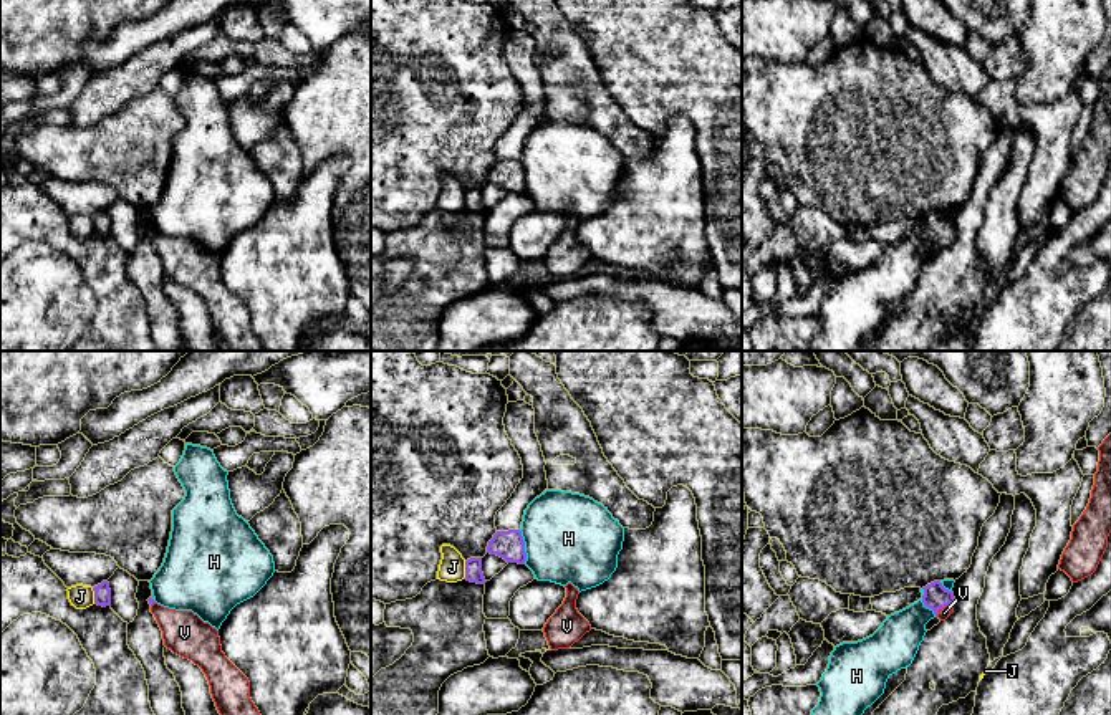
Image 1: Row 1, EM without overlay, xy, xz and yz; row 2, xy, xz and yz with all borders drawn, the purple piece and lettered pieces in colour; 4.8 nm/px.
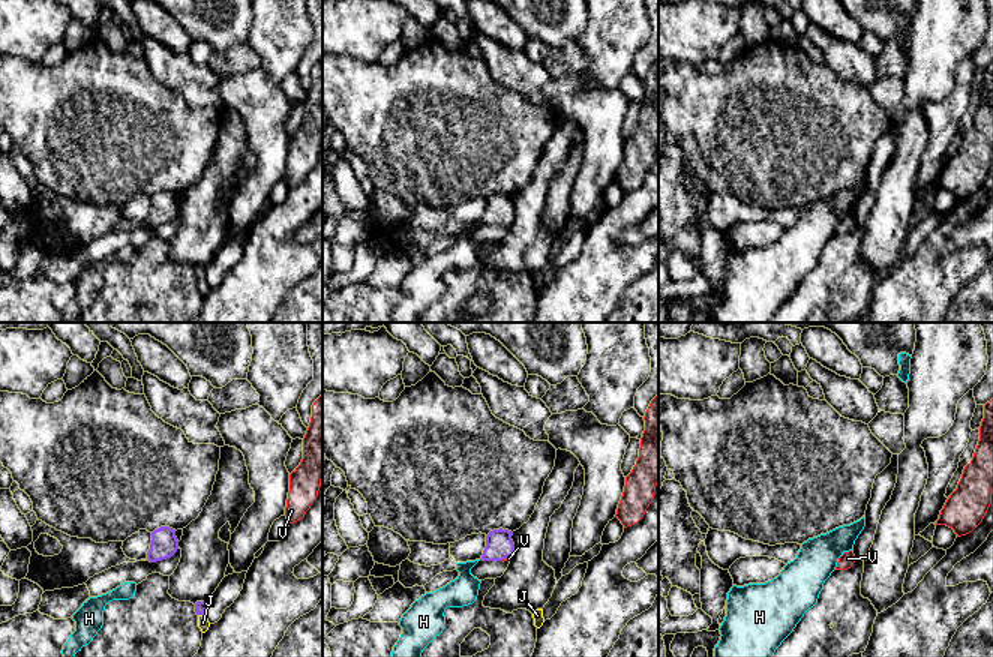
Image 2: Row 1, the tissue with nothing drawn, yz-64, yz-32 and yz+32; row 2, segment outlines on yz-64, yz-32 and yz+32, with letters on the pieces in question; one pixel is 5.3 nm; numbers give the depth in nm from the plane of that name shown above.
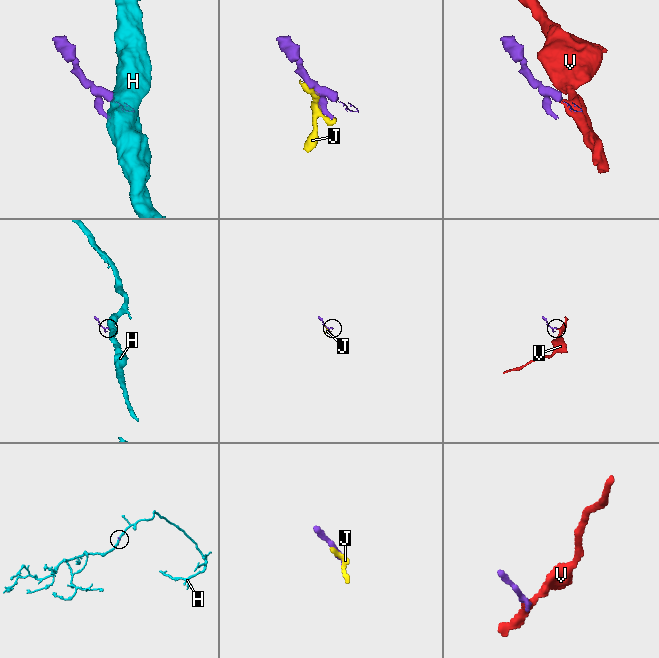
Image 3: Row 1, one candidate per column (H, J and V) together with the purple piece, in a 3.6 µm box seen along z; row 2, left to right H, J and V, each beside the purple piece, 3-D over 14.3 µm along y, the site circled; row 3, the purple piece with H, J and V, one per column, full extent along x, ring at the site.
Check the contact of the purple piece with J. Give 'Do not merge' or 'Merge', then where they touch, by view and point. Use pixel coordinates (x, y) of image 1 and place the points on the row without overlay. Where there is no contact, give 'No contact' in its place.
Merge. Touches purple at xz (466, 199)

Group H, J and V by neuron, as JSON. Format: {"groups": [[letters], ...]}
{"groups": [["H"], ["J", "V"]]}

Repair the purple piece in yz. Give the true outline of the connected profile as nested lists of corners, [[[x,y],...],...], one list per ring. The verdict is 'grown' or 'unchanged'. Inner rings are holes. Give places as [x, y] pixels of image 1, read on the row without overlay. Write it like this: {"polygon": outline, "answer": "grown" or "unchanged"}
{"polygon": [[[940,210],[927,214],[924,218],[922,232],[932,238],[935,247],[945,250],[954,242],[954,222],[945,218]]], "answer": "grown"}

